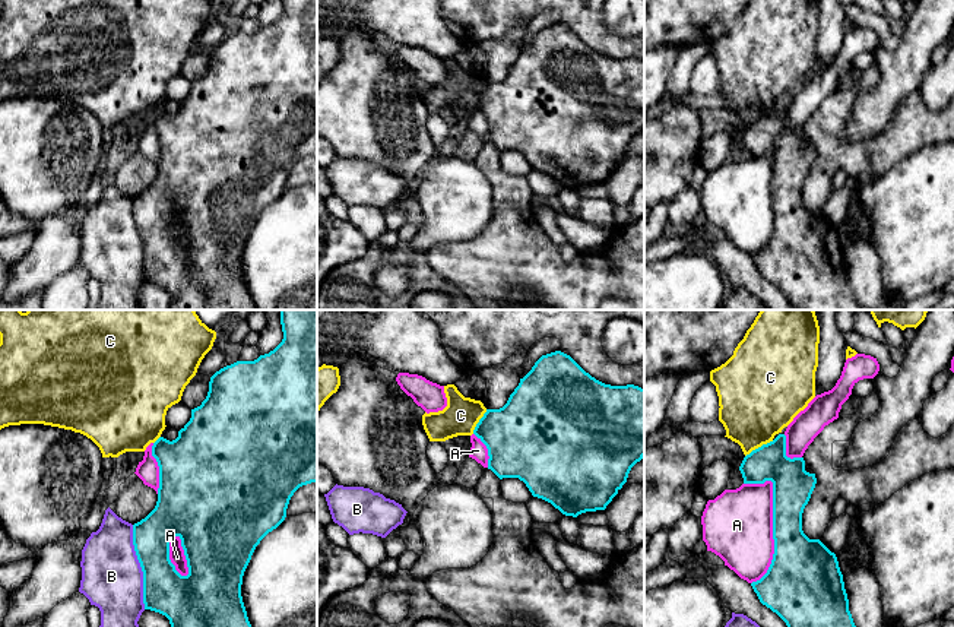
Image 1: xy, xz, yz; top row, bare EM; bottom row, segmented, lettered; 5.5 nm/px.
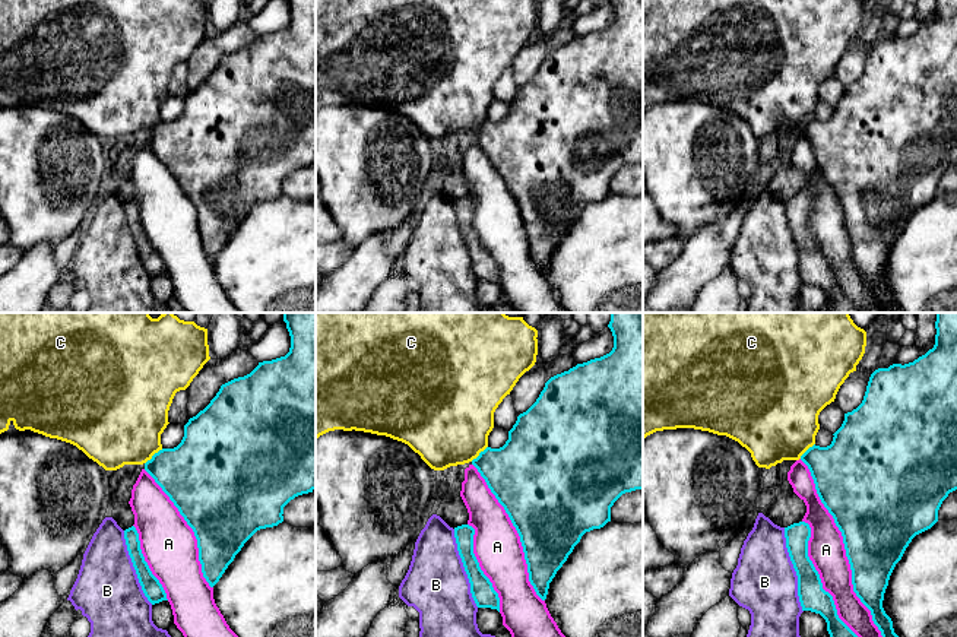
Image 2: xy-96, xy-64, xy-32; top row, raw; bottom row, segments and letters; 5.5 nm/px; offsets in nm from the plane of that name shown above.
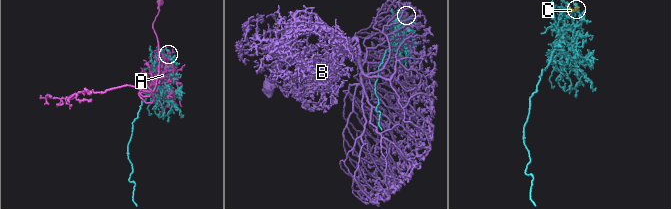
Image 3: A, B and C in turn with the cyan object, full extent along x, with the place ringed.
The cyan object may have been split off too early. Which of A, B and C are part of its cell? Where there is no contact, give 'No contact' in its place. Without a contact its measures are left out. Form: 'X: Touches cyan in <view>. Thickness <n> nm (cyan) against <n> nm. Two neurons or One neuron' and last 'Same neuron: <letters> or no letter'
A: Touches cyan in yz. Thickness 340 nm (cyan) against 380 nm. Two neurons
B: Touches cyan in xy. Thickness 240 nm (cyan) against 340 nm. Two neurons
C: Touches cyan in yz. Thickness 200 nm (cyan) against 400 nm. Two neurons
Same neuron: no letter

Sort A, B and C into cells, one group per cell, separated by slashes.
A / B / C

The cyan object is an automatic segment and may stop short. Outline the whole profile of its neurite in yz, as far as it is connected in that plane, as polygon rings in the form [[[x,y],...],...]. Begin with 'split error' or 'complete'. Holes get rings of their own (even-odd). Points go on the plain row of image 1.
complete; [[[779,107],[773,114],[763,117],[747,127],[739,139],[744,156],[773,155],[773,212],[774,227],[767,246],[751,259],[760,275],[776,285],[796,310],[865,310],[853,295],[843,247],[834,225],[820,212],[809,212],[802,203],[802,186],[815,161],[815,146],[805,143],[804,130],[786,129],[786,108]]]

